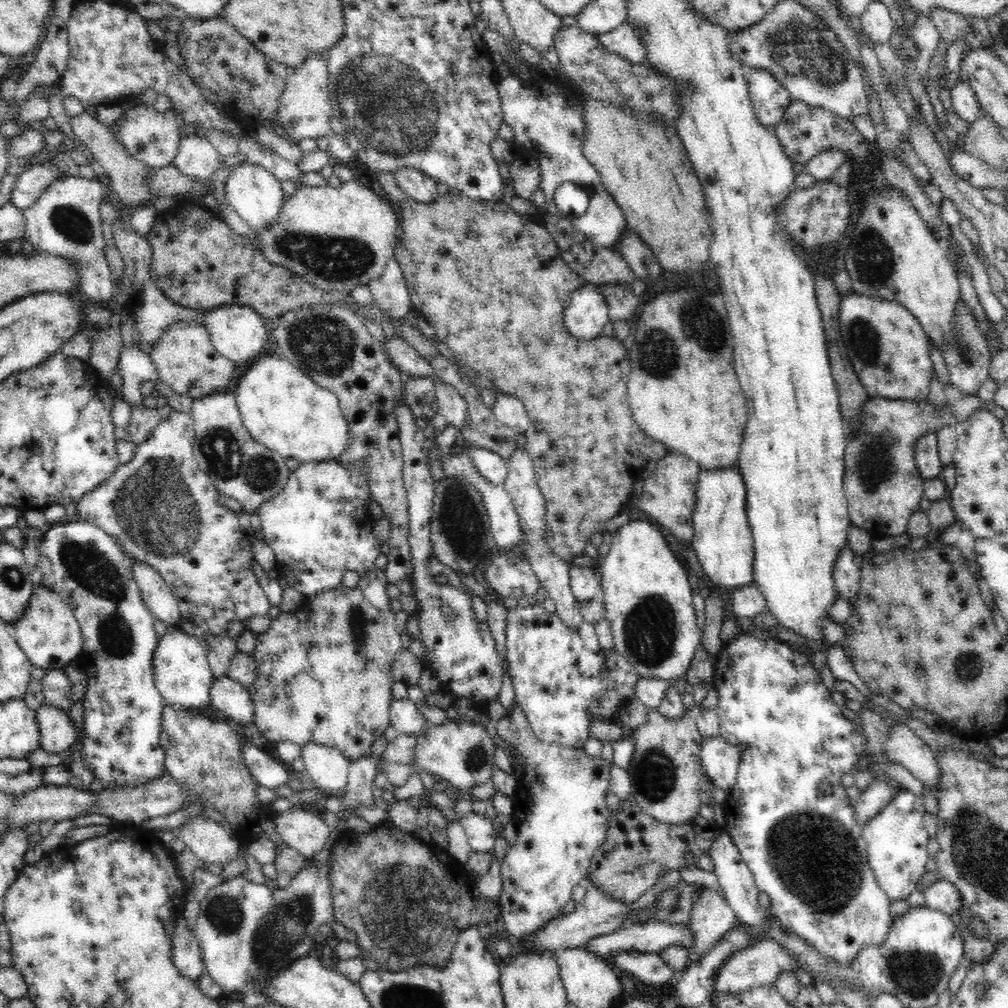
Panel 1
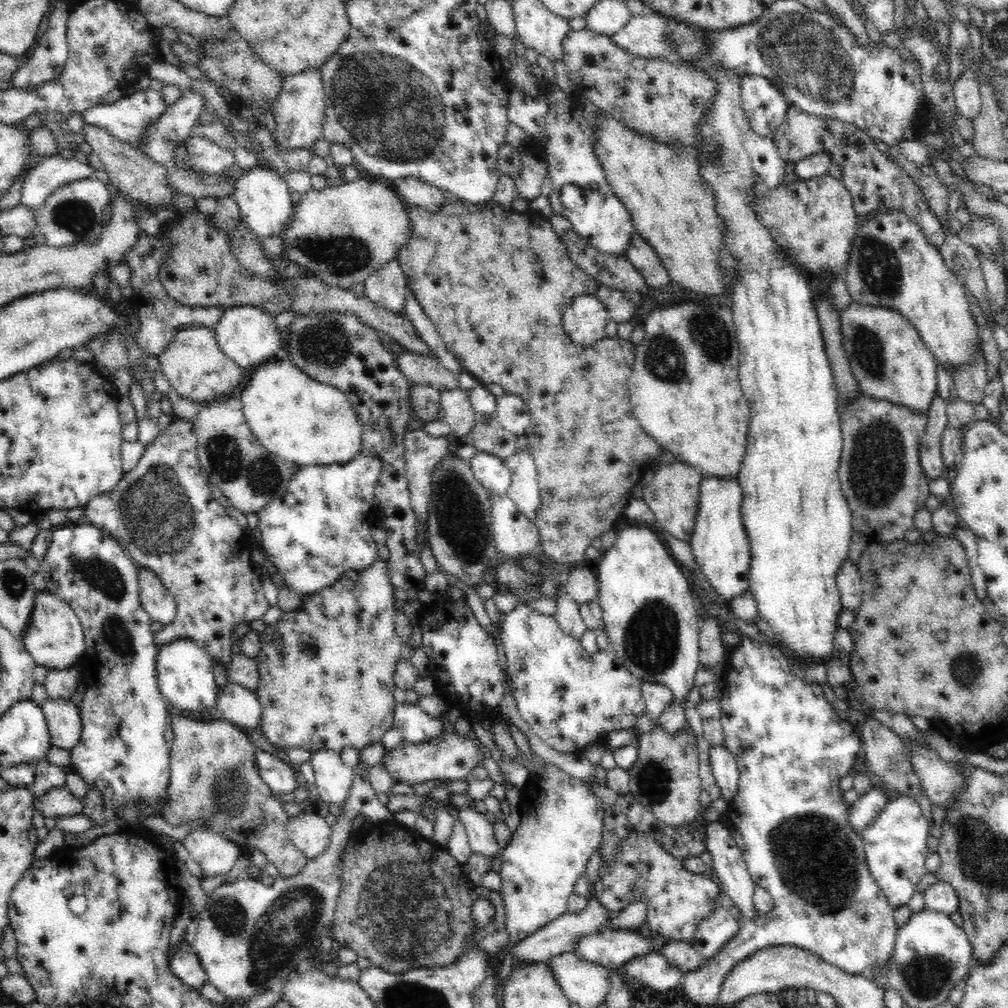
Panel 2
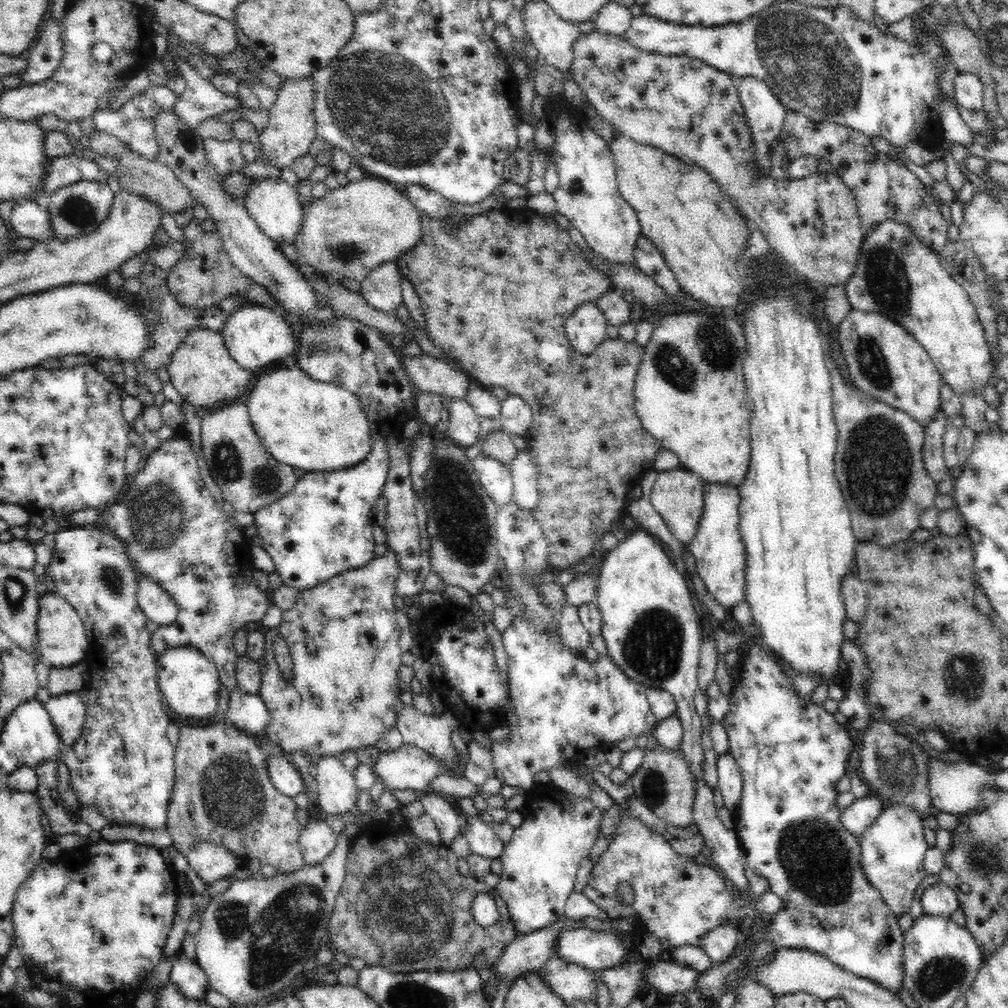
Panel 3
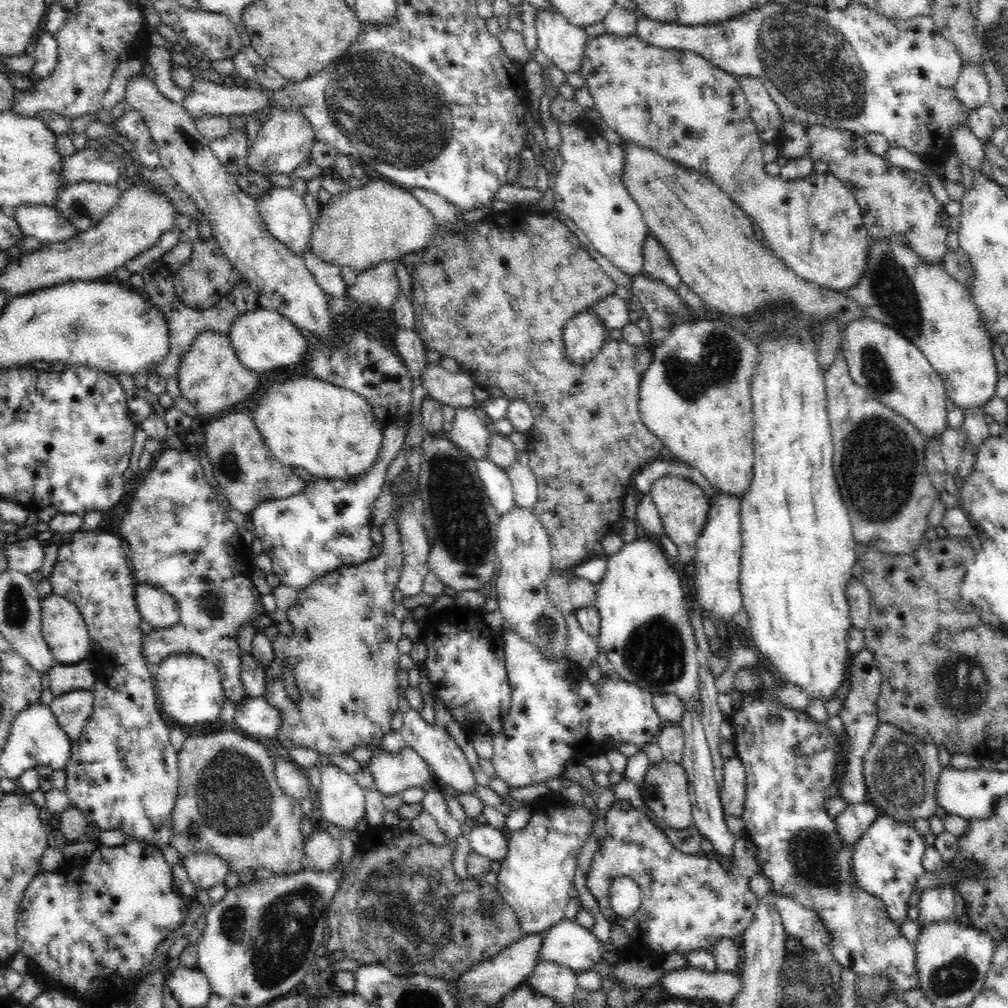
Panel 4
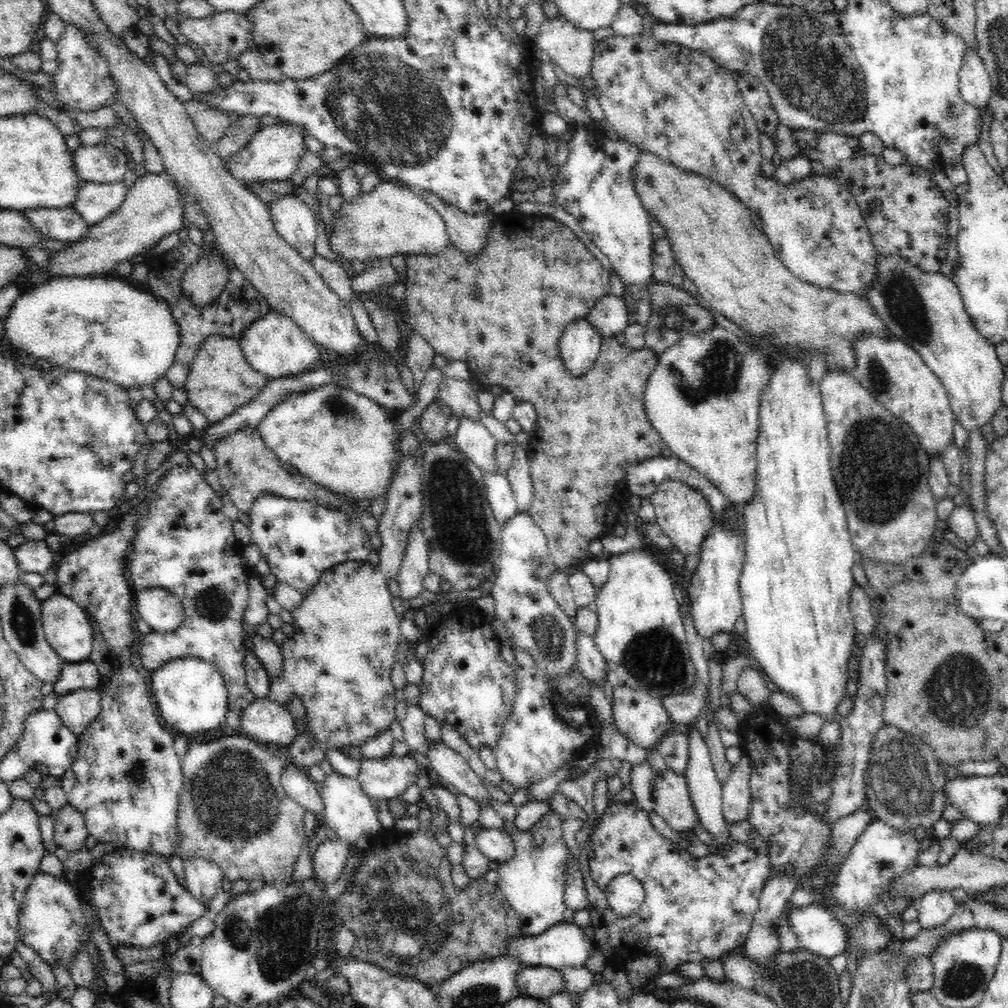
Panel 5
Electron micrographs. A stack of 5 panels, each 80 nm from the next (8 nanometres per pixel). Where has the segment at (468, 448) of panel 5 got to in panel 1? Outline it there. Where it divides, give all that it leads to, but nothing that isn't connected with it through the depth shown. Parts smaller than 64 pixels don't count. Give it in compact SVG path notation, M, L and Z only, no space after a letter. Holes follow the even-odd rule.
M436 378L434 381L436 400L439 404L439 413L445 416L447 424L452 424L461 431L468 420L467 404L462 395L450 384Z

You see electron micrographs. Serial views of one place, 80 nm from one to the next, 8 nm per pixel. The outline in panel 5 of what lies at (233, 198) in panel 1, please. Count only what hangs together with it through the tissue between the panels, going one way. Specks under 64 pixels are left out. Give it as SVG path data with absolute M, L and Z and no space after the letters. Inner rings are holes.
M288 193L267 205L278 235L306 260L316 254L316 222L312 210L296 195Z

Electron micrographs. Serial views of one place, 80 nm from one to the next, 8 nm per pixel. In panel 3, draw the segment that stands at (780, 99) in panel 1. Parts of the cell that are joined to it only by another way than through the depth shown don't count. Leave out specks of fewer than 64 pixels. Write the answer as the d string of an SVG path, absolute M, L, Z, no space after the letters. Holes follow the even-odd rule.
M754 77L738 80L742 107L754 145L762 152L781 135L783 122L788 110L779 103L769 86Z

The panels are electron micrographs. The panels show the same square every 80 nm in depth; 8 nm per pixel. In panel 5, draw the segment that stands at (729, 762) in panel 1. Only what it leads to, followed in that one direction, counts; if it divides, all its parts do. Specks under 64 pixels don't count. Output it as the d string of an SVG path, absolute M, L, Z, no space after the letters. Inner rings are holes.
M743 753L741 759L731 767L728 778L723 782L721 797L723 800L722 815L724 821L728 823L728 828L731 824L747 820L751 803L751 792L749 787L749 776L751 775L751 766L748 755Z

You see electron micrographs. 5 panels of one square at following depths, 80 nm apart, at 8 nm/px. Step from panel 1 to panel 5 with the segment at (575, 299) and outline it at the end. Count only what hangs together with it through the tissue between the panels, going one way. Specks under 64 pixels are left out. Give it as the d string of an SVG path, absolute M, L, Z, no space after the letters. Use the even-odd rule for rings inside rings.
M581 318L570 323L559 342L563 369L574 377L586 374L600 354L600 344L602 335L590 325L588 319Z

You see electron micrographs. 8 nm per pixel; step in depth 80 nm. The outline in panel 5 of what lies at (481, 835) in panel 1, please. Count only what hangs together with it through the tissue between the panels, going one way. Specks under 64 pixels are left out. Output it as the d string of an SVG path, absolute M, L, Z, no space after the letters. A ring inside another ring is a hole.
M481 827L475 834L474 845L491 861L506 862L515 851L513 840L505 829Z

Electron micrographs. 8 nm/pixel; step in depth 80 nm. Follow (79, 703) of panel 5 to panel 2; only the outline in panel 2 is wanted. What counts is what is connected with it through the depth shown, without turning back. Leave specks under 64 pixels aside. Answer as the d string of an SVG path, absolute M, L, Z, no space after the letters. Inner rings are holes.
M48 698L40 704L49 725L54 748L70 750L81 737L82 718L79 707L68 700L52 700Z

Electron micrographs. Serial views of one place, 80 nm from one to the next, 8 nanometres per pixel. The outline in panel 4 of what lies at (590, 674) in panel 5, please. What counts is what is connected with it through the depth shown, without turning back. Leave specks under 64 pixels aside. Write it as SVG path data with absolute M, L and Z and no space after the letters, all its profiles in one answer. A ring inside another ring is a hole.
M575 610L566 615L565 620L568 623L568 660L586 668L592 660L597 660L599 646L596 638L582 630Z

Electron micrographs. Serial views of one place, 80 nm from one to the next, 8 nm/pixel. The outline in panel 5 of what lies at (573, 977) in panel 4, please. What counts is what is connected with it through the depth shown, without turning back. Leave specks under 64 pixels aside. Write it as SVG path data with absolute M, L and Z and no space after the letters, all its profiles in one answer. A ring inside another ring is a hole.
M524 967L516 976L516 994L536 1000L547 1000L567 986L562 971L554 968Z

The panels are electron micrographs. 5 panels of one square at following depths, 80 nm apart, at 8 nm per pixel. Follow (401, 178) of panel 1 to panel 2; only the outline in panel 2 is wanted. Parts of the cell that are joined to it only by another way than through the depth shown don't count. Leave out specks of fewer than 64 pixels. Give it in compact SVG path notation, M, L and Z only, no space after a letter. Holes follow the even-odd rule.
M404 178L392 185L398 188L406 202L418 205L427 211L439 211L447 201L443 192L422 182L422 179Z

